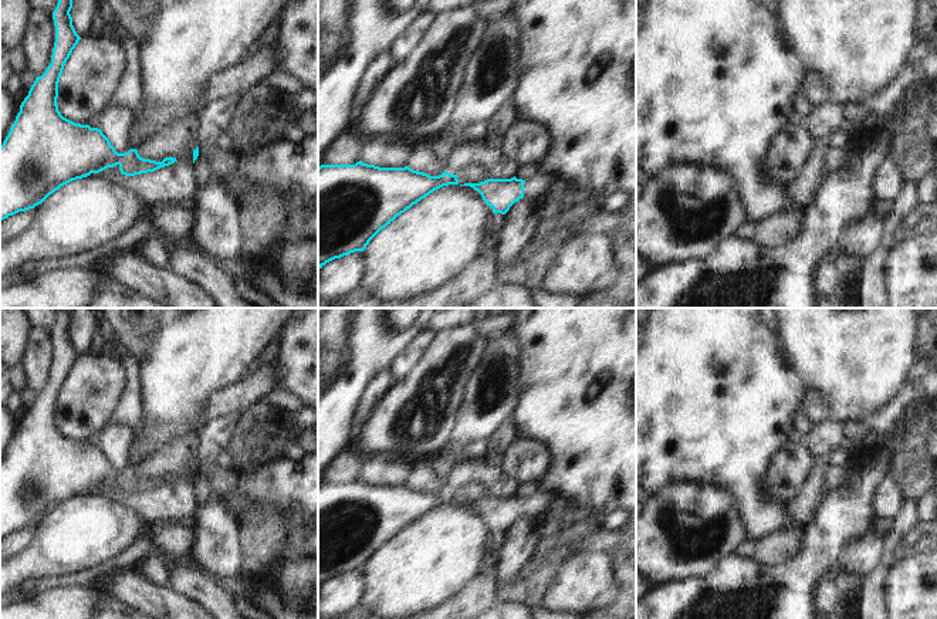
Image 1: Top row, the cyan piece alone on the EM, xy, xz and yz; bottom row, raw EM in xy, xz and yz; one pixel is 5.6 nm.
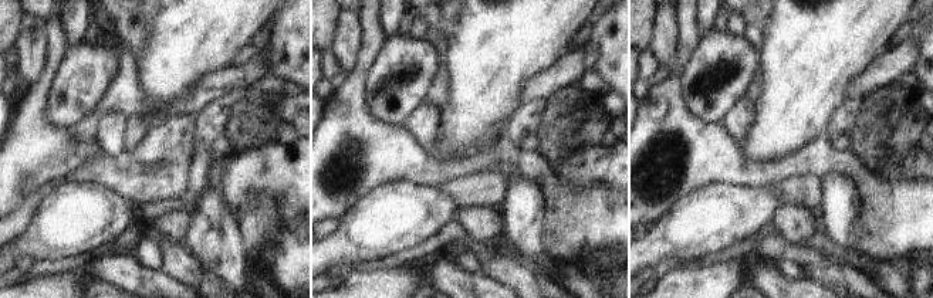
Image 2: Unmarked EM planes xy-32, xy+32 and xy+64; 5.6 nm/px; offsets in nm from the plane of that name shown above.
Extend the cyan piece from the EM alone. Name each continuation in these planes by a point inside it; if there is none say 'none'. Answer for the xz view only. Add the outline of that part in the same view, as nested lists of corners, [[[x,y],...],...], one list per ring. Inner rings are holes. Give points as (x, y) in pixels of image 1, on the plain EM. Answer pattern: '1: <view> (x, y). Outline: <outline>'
1: xz (534, 506). Outline: [[[538,491],[524,503],[524,514],[532,517],[539,515],[554,500],[554,494],[549,491]]]

